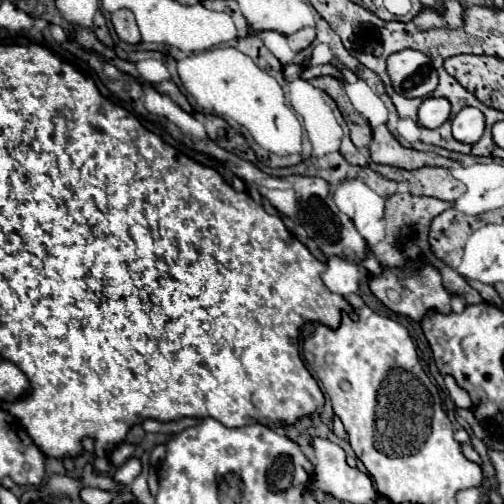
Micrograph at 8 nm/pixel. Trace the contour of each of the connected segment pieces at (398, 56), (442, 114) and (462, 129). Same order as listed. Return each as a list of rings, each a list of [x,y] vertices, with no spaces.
[[[404,49],[390,55],[386,61],[386,71],[394,91],[408,99],[424,99],[438,85],[438,73],[430,57],[420,51]]]
[[[428,97],[428,99],[422,101],[422,105],[418,109],[418,121],[426,129],[440,127],[448,117],[450,117],[450,103],[448,103],[448,99]]]
[[[464,107],[454,119],[452,119],[452,135],[460,143],[474,145],[484,133],[484,115],[480,109]]]

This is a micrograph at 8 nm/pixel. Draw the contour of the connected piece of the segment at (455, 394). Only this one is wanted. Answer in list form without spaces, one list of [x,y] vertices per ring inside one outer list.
[[[446,375],[446,377],[444,377],[444,383],[446,383],[448,391],[450,391],[450,397],[454,399],[454,403],[456,403],[458,407],[464,407],[464,409],[470,409],[470,407],[472,407],[472,401],[470,401],[468,393],[466,393],[462,387],[458,387],[458,383],[454,381],[452,375]]]

